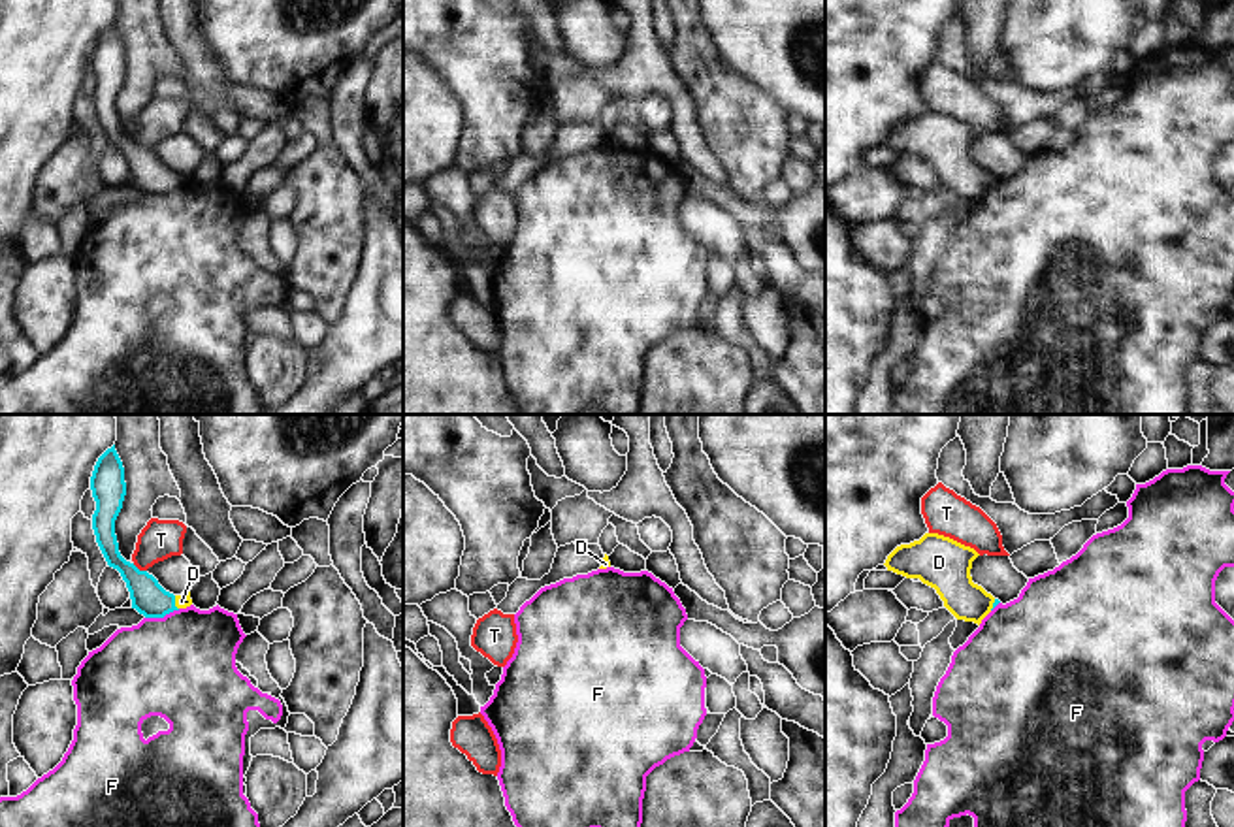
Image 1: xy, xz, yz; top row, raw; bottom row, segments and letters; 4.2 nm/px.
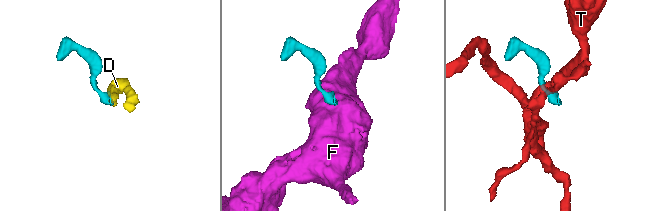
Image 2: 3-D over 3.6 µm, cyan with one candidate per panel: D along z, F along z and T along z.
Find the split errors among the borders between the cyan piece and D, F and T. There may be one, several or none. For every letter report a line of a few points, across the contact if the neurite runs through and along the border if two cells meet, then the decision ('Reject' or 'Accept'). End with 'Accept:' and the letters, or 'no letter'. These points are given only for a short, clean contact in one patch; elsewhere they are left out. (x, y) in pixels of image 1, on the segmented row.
D: Line: xy (147, 596), (157, 603), (174, 603), (181, 601). Accept
F: Line: xy (179, 609), (146, 618). Reject
T: Line: xy (132, 564), (146, 571). Reject
Accept: D.

